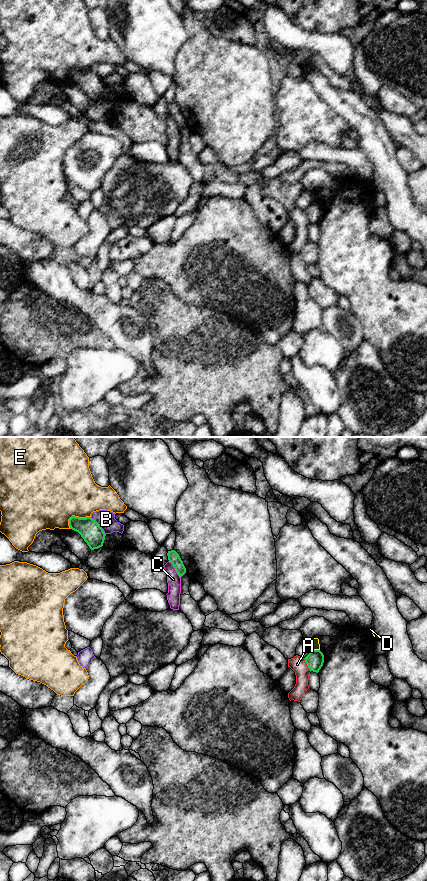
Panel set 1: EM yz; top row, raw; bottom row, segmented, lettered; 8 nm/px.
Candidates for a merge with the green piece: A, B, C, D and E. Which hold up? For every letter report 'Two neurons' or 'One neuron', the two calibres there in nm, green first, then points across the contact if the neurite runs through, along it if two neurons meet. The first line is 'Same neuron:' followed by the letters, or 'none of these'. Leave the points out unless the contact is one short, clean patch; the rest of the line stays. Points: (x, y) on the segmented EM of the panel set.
Same neuron: none of these
A: Two neurons. Thickness 140 nm (green) against 120 nm
B: Two neurons. Thickness 170 nm (green) against 140 nm
C: Two neurons. Thickness 90 nm (green) against 110 nm. Boundary: yz (168, 561), (180, 578)
D: Two neurons. Thickness 140 nm (green) against 60 nm. Boundary: yz (313, 649), (319, 650)
E: Two neurons. Thickness 170 nm (green) against 460 nm

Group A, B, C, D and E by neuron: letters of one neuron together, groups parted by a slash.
A / B / C / D / E

